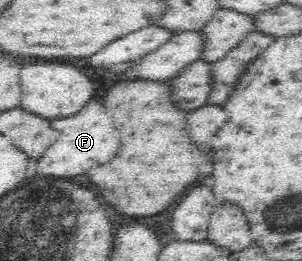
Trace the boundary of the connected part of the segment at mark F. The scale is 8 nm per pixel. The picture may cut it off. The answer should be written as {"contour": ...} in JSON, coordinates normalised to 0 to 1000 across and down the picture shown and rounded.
{"contour":[[[318,387],[285,395],[272,425],[258,425],[238,448],[219,456],[179,456],[166,464],[172,494],[192,494],[205,517],[199,533],[126,609],[126,655],[139,670],[172,678],[252,678],[285,663],[305,640],[331,640],[338,625],[358,625],[397,571],[397,525],[377,494],[377,464],[358,448],[351,418],[325,402]]]}

